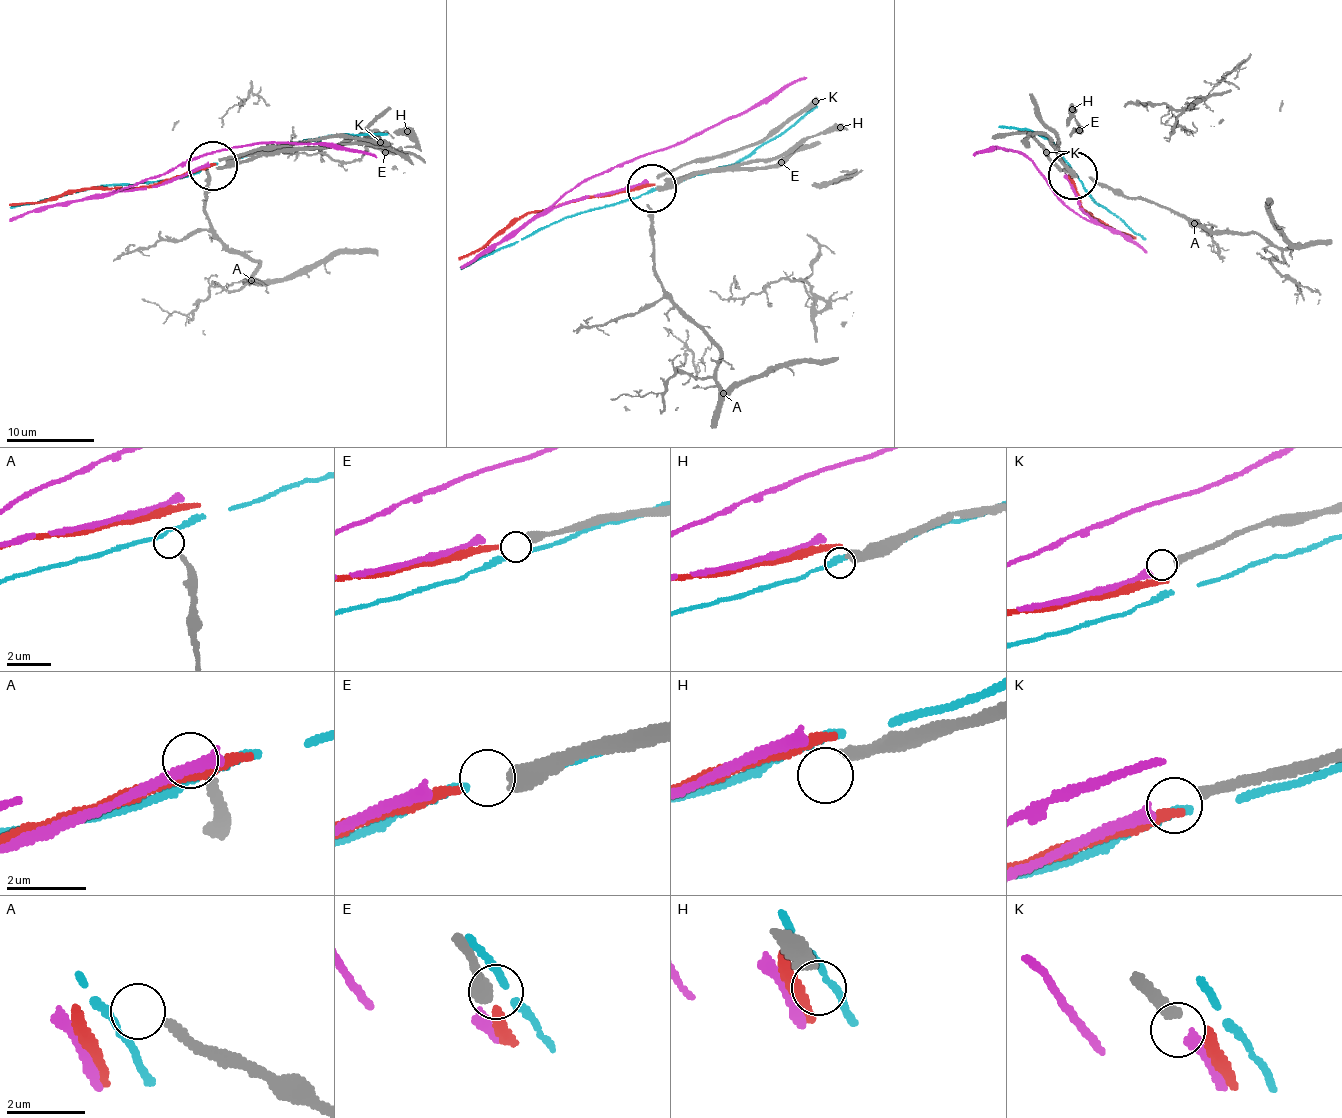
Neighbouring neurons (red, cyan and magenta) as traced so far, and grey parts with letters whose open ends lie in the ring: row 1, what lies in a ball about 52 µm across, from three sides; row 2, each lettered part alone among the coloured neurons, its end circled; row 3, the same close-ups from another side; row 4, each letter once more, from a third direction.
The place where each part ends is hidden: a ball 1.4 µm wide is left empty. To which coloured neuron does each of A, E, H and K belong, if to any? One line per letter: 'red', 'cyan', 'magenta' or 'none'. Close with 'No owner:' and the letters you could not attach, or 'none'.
A: none
E: red
H: none
K: magenta
No owner: A, H

